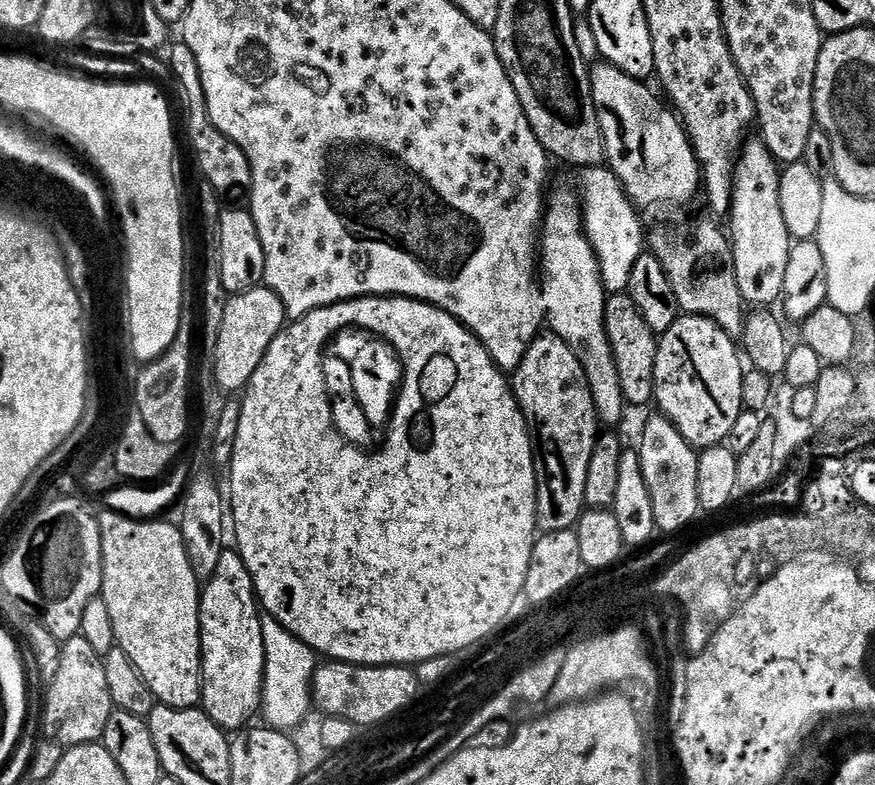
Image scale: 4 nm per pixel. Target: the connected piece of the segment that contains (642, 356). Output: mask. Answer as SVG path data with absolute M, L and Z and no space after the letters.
M617 292L605 299L604 321L618 370L618 382L622 382L625 401L629 405L651 405L656 395L654 366L656 365L657 333L652 332L650 326L646 326L646 318L642 318L638 306L634 304L627 292Z

